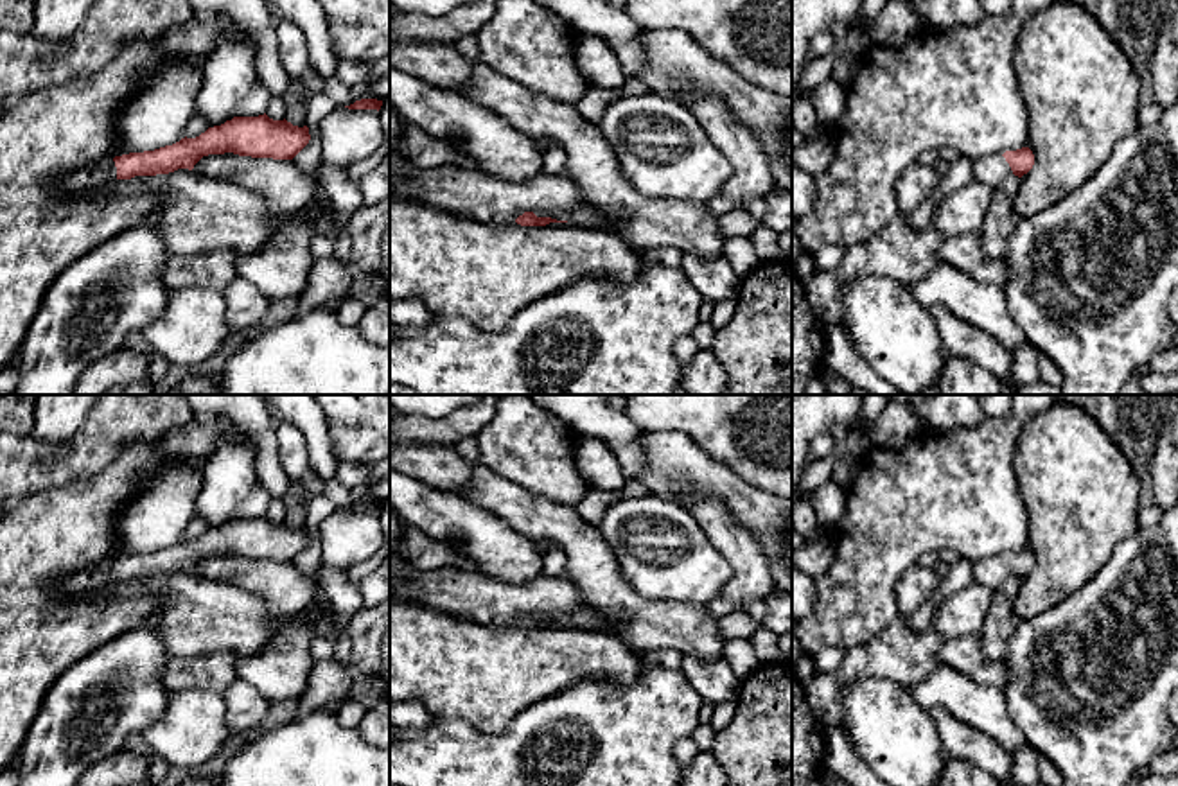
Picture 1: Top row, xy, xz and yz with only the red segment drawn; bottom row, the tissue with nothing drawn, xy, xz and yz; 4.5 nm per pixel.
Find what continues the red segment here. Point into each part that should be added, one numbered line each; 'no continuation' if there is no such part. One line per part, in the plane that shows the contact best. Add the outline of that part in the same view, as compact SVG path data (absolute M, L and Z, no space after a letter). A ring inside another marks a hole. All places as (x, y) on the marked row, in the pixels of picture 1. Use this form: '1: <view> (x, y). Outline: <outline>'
1: xz (473, 194). Outline: M409 162L399 174L413 178L411 201L492 224L515 223L524 212L578 210L585 203L567 174L542 170L515 183L453 165L417 169Z

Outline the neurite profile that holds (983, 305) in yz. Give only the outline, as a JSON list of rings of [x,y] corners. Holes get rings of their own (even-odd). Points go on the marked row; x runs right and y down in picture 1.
[[[941,262],[928,276],[907,284],[907,289],[923,309],[948,309],[971,327],[989,334],[1009,352],[1029,343],[1009,314],[1004,285],[980,284]]]

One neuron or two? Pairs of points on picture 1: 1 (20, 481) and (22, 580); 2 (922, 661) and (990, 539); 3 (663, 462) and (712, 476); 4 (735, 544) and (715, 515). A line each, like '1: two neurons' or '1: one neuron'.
1: two neurons
2: two neurons
3: one neuron
4: one neuron

